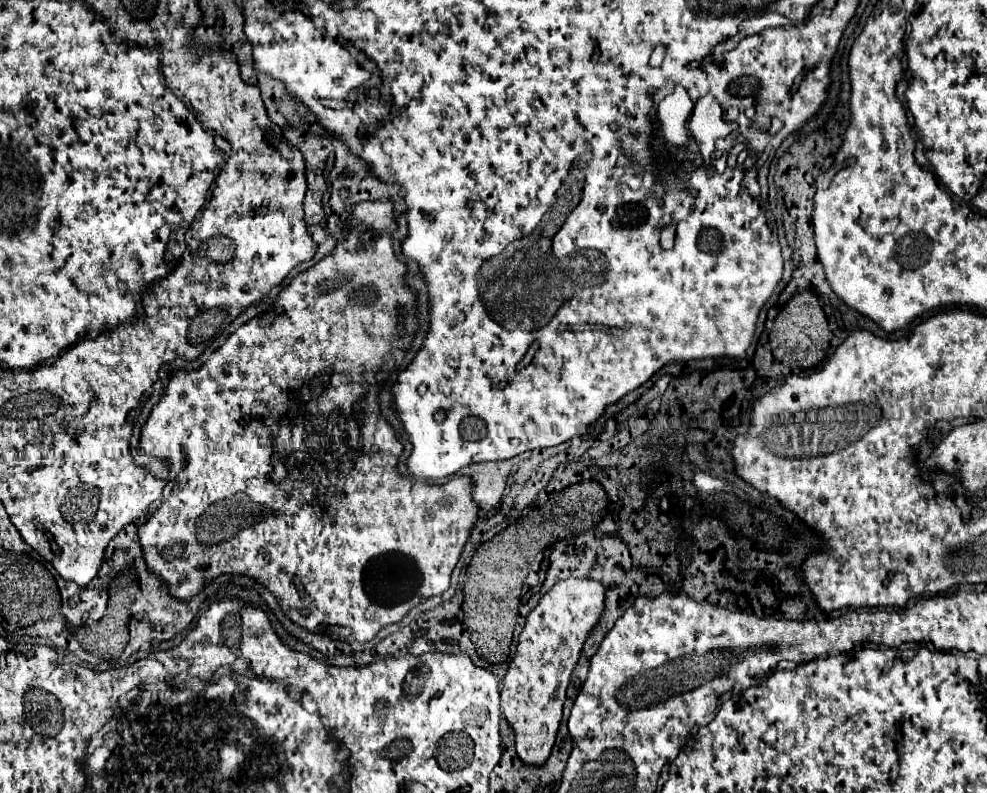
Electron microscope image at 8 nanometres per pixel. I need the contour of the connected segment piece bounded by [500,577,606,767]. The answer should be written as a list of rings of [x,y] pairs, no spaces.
[[[564,579],[558,581],[526,617],[526,627],[520,633],[500,693],[502,713],[514,731],[516,753],[524,765],[540,767],[550,757],[570,675],[580,659],[584,641],[596,627],[596,621],[600,621],[604,597],[606,587],[594,579]]]

